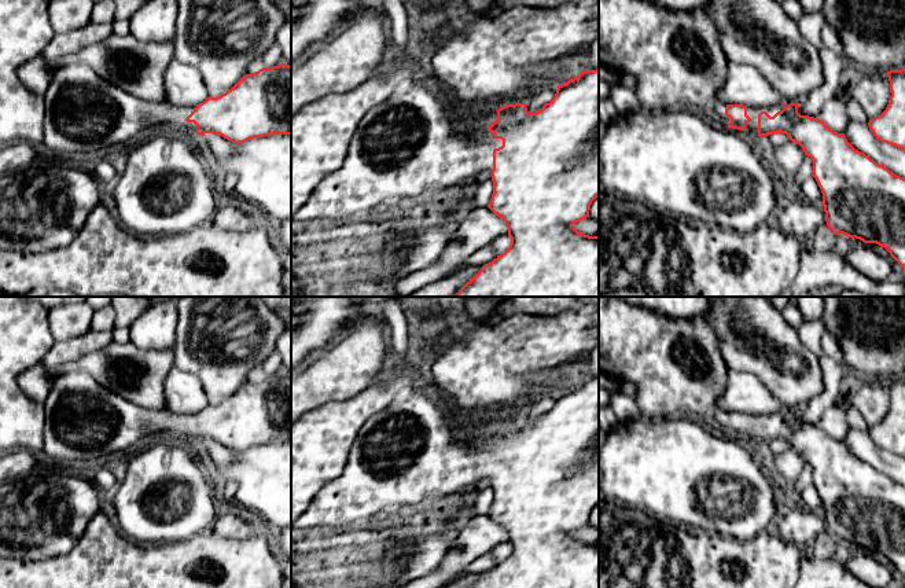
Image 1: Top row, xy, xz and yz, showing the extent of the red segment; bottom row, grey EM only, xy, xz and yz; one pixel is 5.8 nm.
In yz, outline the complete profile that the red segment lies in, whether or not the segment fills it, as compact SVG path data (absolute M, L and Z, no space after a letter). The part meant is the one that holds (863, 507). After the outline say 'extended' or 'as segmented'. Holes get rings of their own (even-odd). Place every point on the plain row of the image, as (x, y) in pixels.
M717 409L709 418L721 433L744 438L751 444L786 441L813 468L813 485L821 501L827 534L864 551L884 555L905 580L905 486L856 457L845 441L829 437L817 425L801 423L798 411L770 415L747 415Z; extended

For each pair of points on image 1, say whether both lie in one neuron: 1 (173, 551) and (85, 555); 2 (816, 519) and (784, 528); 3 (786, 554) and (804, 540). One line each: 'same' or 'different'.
1: same
2: same
3: different

